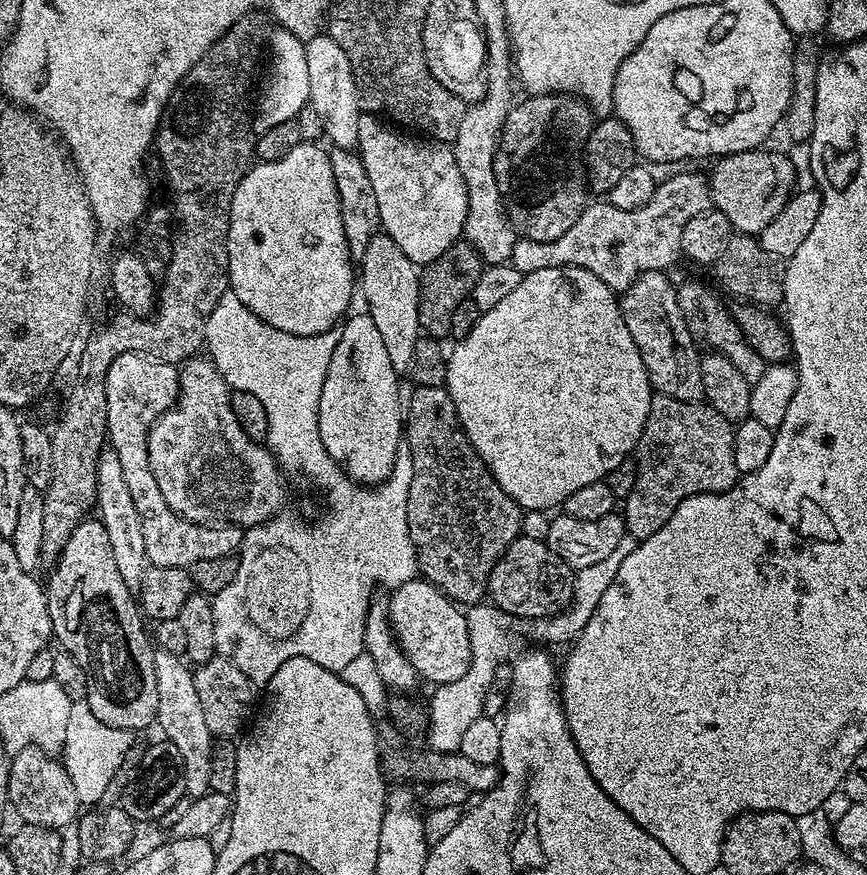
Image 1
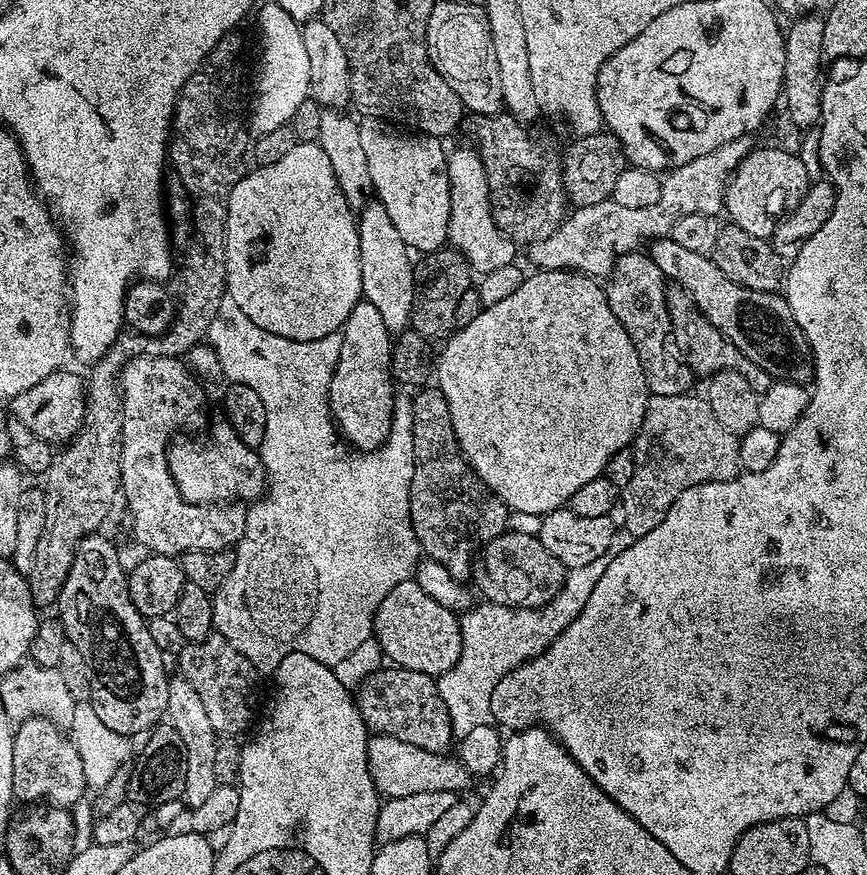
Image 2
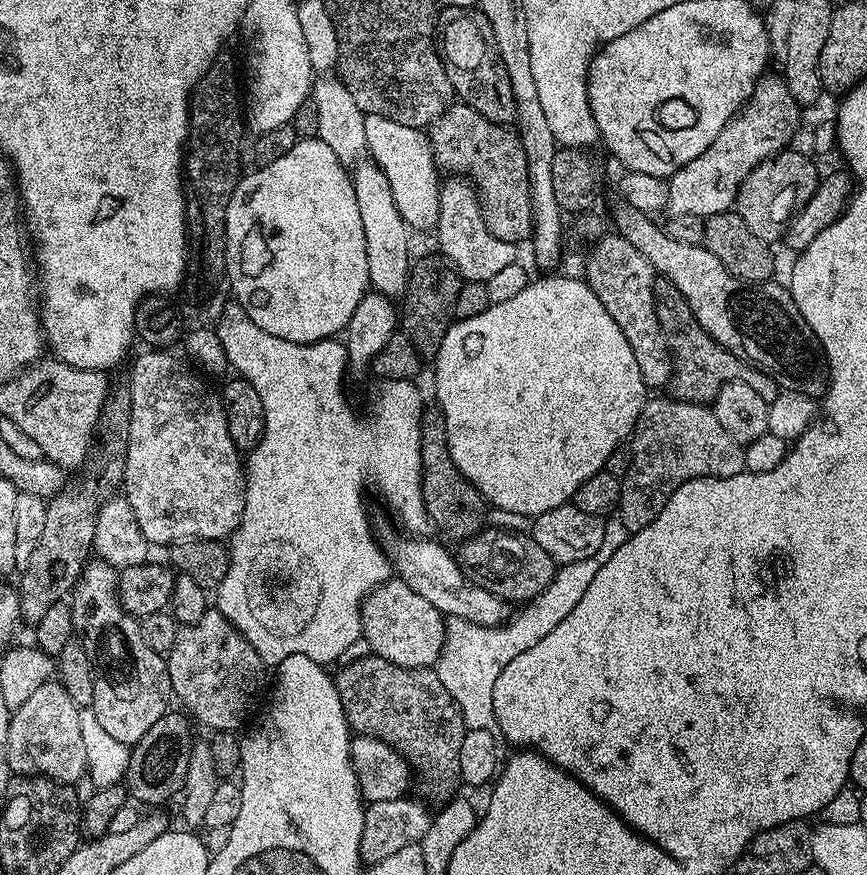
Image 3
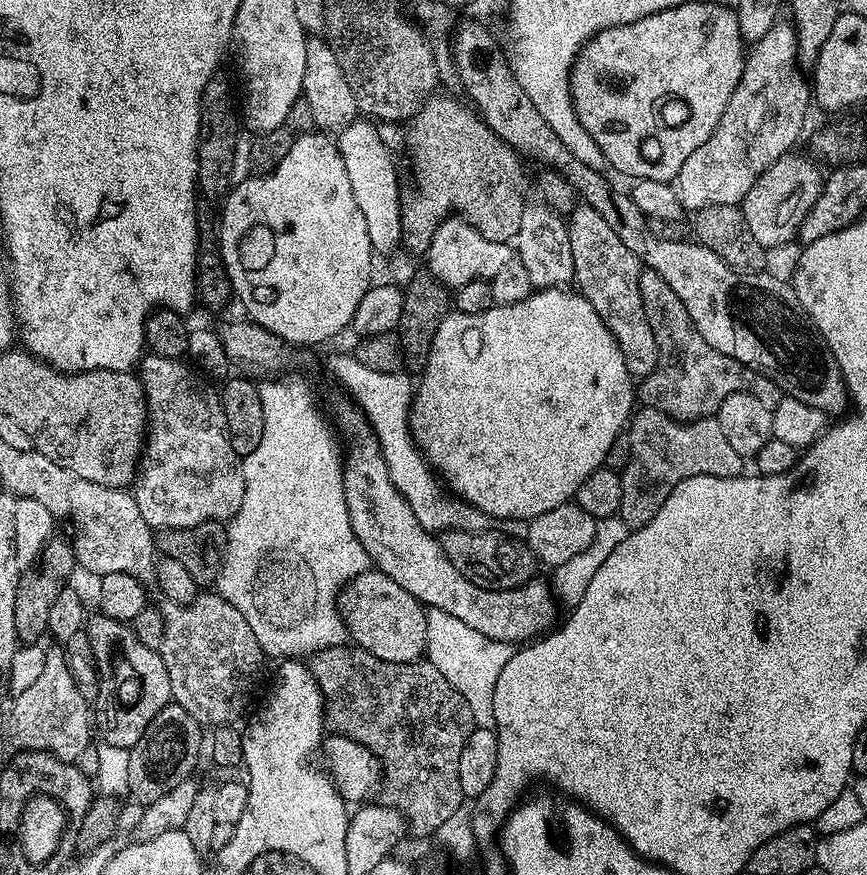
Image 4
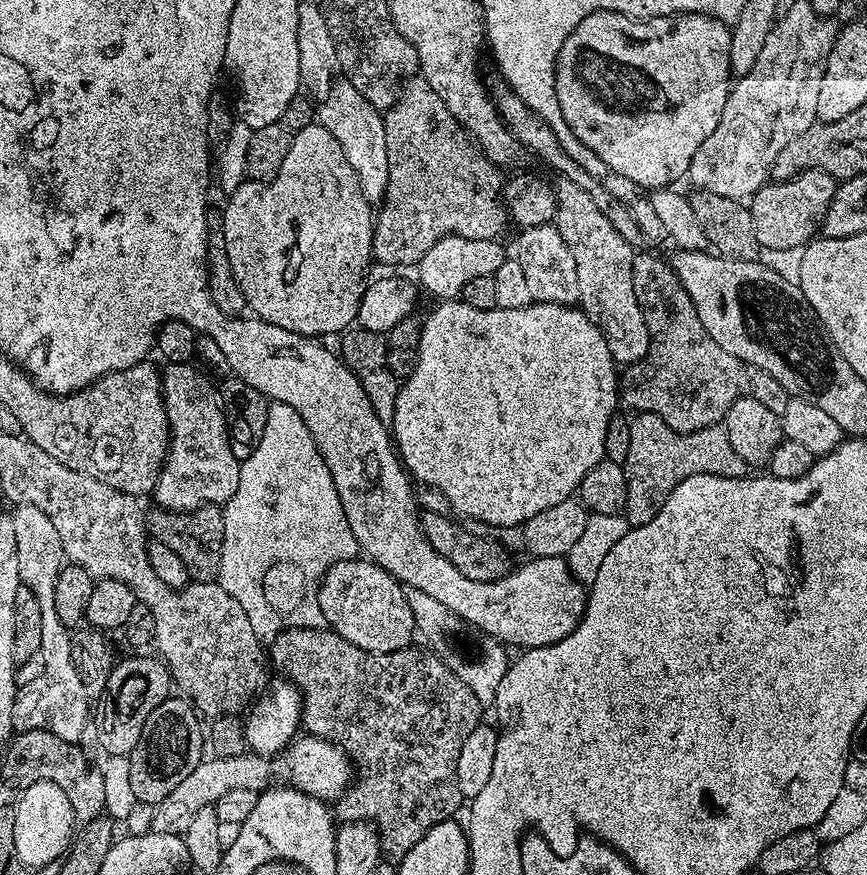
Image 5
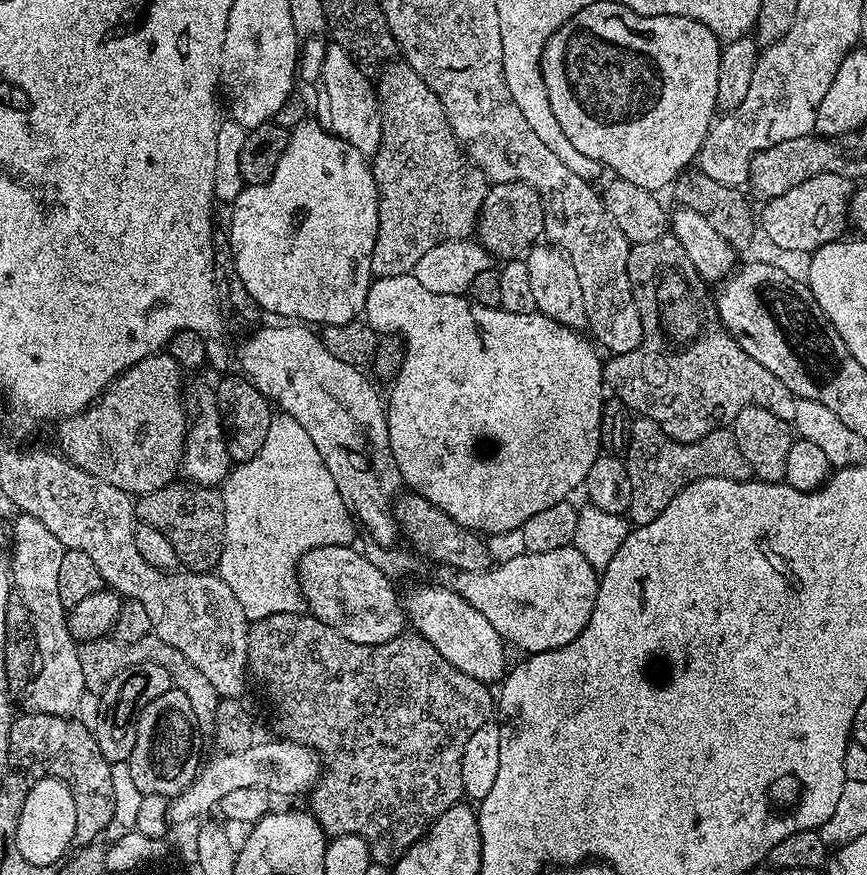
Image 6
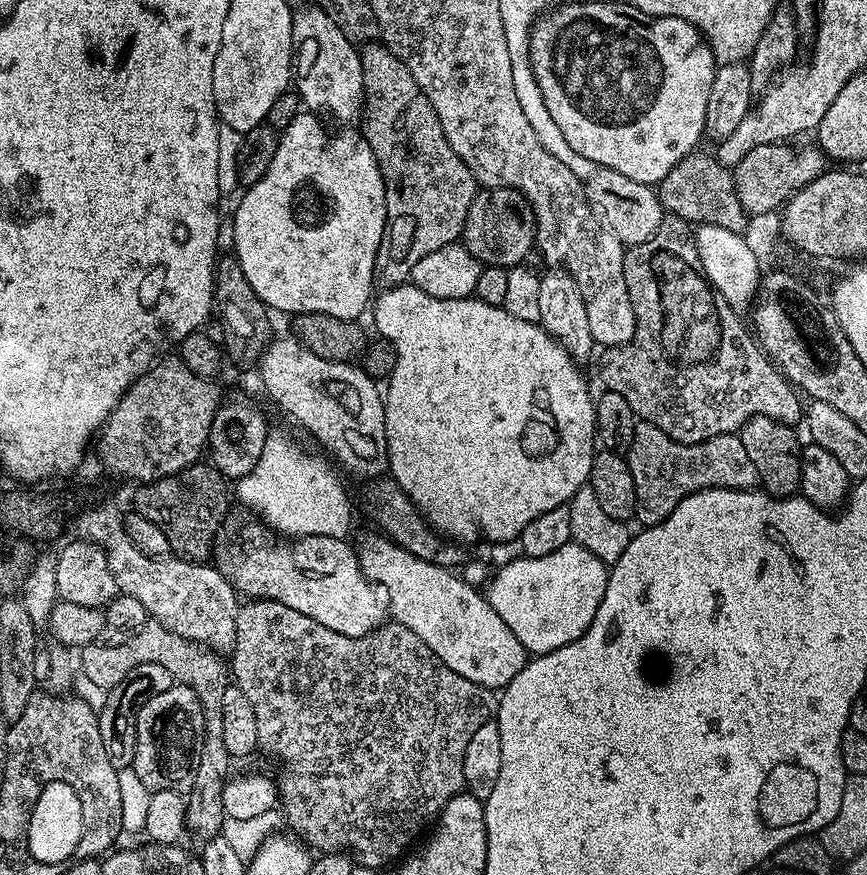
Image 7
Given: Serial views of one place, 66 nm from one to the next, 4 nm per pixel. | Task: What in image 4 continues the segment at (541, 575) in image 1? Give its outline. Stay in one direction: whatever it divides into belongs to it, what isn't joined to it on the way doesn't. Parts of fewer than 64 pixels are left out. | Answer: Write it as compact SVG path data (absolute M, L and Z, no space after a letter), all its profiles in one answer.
M445 530L438 536L442 550L450 562L454 562L454 570L461 572L474 586L482 586L490 590L506 590L527 584L537 575L538 561L527 543L503 536L501 532L462 532Z

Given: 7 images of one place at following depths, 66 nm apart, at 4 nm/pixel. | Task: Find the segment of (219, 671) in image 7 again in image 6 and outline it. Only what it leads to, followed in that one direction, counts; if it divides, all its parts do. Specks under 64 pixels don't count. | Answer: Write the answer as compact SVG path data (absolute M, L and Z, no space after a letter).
M153 634L142 638L142 642L133 644L123 644L114 638L82 640L77 643L76 649L78 650L78 663L82 666L84 686L89 693L103 693L104 687L118 674L122 674L122 670L126 670L130 666L139 664L162 666L162 670L166 670L170 674L173 685L178 690L182 690L182 694L186 694L186 698L190 698L190 707L193 708L194 718L198 722L201 741L211 742L214 738L214 722L221 697L217 696L214 686L210 686L206 674L202 674L202 670L198 670L198 666L194 666L194 662L190 662L182 653L174 650L174 646L162 642Z

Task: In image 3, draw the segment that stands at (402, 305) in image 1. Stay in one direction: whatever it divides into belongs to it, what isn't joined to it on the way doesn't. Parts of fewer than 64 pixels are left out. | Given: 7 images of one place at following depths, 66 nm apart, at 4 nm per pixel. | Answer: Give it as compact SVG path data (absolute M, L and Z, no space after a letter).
M364 158L351 169L354 198L358 198L358 214L362 214L362 230L366 234L366 263L370 268L369 285L375 291L381 292L389 298L403 297L408 289L408 273L410 259L408 260L408 235L410 229L407 222L398 214L398 206L394 206L394 194L390 191L390 182L386 182L386 174L371 159Z

